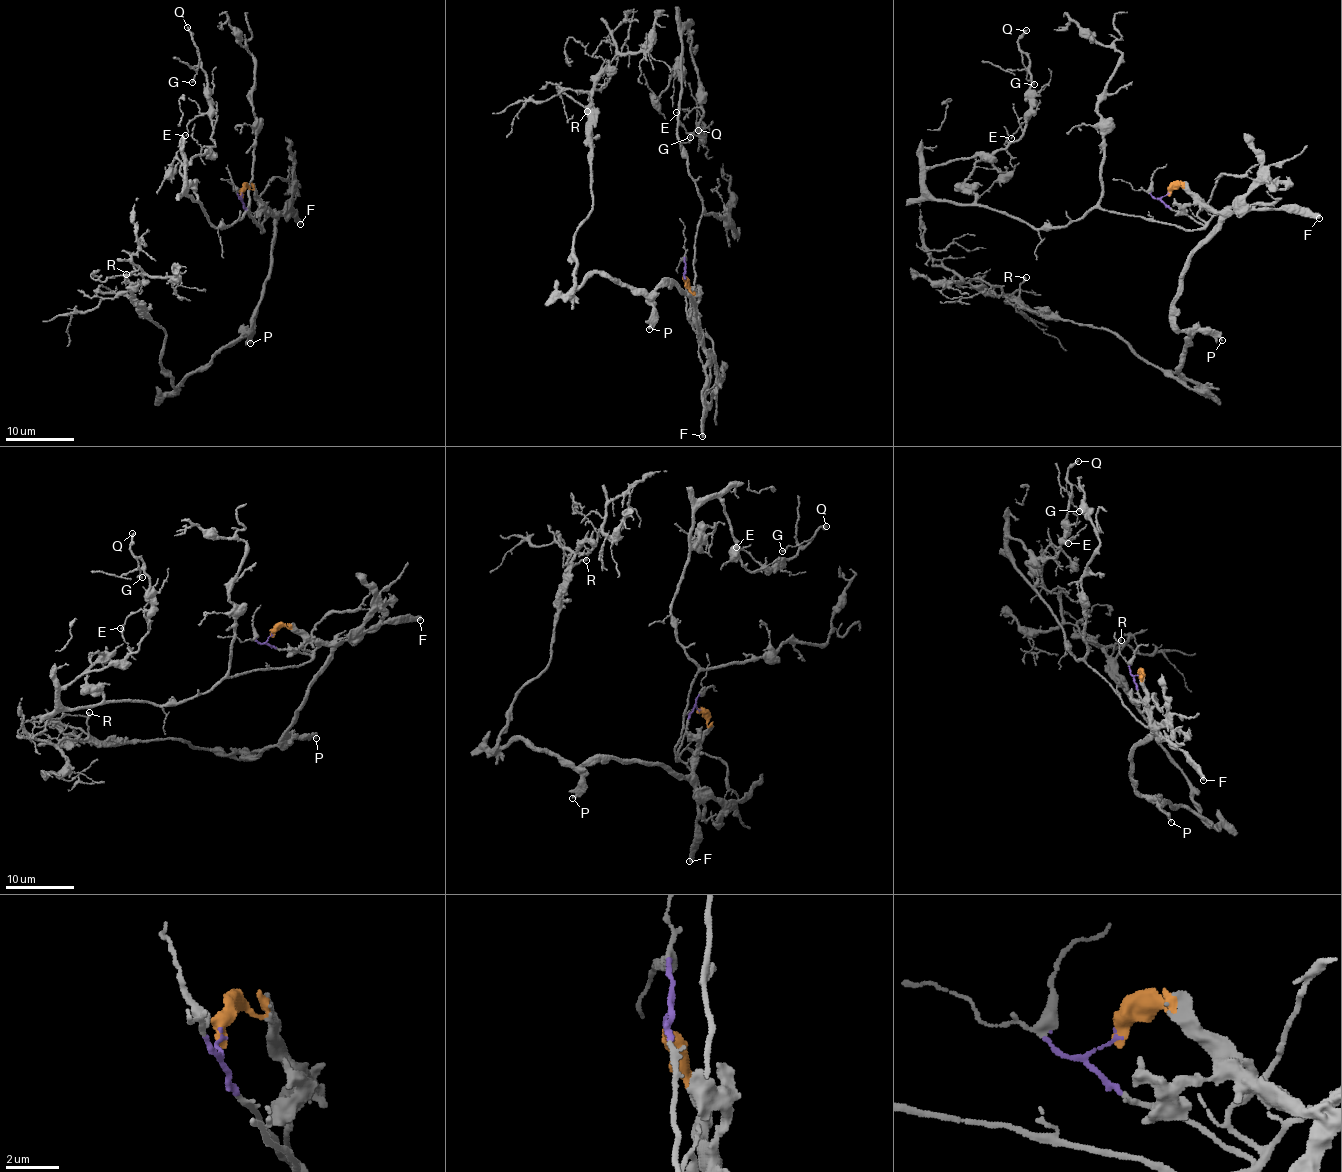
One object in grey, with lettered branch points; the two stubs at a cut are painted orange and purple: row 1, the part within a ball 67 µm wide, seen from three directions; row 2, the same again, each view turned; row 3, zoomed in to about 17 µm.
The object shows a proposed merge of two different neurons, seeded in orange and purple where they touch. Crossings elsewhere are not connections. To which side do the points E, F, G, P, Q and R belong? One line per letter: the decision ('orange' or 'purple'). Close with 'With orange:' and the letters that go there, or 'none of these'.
E: purple
F: orange
G: purple
P: orange
Q: purple
R: orange
With orange: F, P, R

